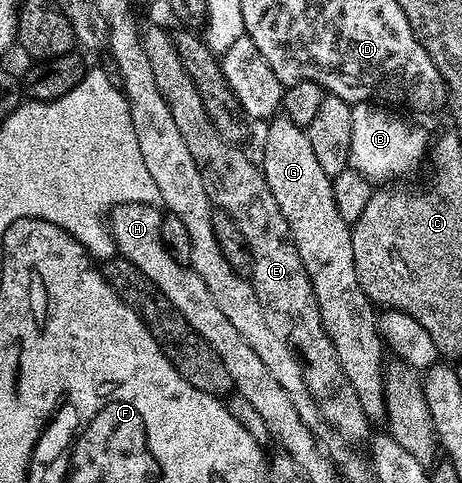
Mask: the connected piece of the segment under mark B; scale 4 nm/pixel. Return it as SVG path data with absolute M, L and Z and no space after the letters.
M371 101L357 102L352 106L350 116L350 156L352 157L351 169L357 170L365 178L376 184L392 184L397 180L404 180L407 174L412 173L420 164L425 161L426 151L430 146L430 137L420 126L411 126L404 118L399 118L391 109L380 104L373 104Z

